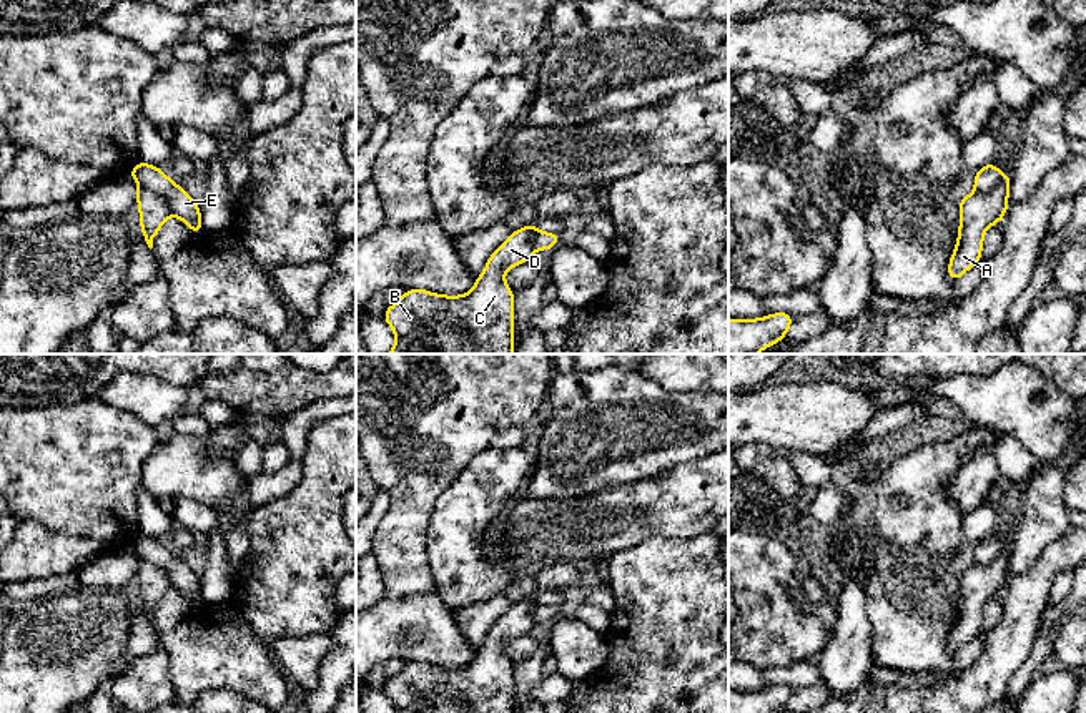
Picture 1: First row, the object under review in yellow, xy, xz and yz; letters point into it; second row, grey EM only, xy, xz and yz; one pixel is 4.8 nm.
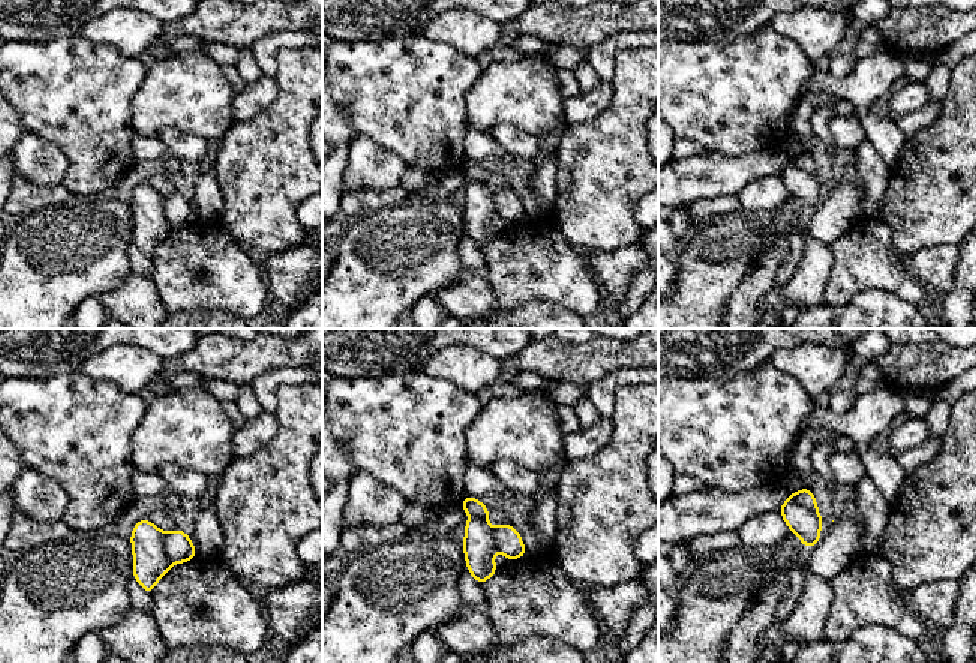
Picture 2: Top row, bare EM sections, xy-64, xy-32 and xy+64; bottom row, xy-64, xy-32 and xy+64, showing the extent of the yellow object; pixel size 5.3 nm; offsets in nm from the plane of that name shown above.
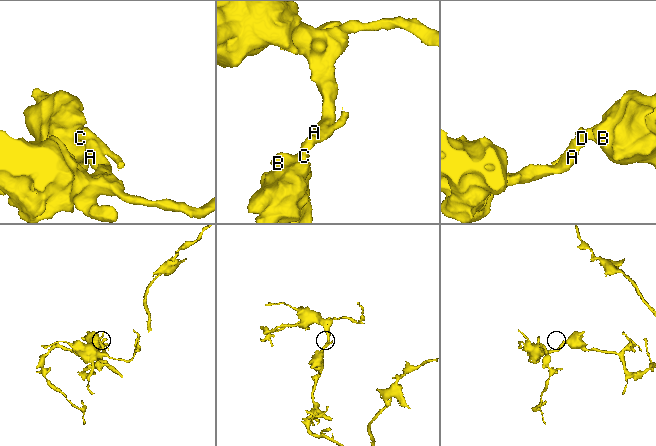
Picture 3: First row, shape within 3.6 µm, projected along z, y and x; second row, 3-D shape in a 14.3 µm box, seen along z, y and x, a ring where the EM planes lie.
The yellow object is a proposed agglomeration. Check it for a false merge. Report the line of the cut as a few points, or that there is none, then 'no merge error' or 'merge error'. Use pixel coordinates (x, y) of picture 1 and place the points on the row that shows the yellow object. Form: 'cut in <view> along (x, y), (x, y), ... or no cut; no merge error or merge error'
cut in xy along (140, 185), (157, 191), (172, 211); merge error

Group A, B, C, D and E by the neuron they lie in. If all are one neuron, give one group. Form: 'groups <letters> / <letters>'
groups A B C D / E

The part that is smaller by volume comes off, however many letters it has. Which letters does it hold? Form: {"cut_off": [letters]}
{"cut_off": ["E"]}

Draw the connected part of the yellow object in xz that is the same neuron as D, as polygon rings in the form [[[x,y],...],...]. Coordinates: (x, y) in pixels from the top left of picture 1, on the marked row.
[[[536,223],[512,231],[489,256],[471,293],[444,296],[426,289],[406,289],[383,314],[396,334],[396,344],[388,354],[514,354],[514,291],[506,284],[504,273],[532,258],[534,231]]]

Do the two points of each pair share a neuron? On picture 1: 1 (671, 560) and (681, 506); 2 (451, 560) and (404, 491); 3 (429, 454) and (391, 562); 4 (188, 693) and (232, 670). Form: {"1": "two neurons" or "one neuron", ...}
{"1": "two neurons", "2": "two neurons", "3": "one neuron", "4": "one neuron"}

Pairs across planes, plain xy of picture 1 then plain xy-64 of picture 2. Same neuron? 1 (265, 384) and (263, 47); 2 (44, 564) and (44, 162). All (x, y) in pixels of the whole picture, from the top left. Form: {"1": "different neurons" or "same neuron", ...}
{"1": "different neurons", "2": "same neuron"}

